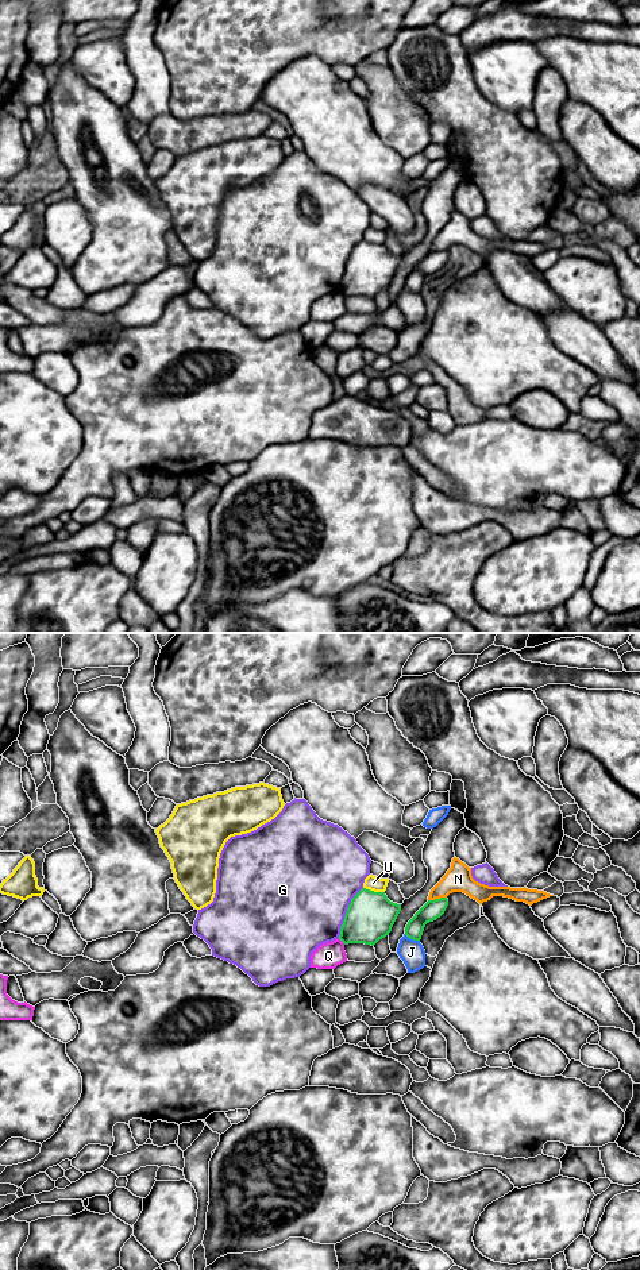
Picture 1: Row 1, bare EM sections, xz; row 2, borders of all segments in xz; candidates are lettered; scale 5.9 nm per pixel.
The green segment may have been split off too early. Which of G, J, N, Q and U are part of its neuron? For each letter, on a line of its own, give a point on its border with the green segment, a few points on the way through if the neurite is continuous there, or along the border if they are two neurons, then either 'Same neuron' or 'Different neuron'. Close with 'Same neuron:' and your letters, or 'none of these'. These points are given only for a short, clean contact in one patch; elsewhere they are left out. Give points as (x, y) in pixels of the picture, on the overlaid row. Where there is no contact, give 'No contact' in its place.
G: Touches green at xz (346, 913). Different neuron
J: Touches green at xz (412, 938). Different neuron
N: Touches green at xz (436, 899). Different neuron
Q: Touches green at xz (342, 941). Boundary: xz (339, 938), (344, 944). Different neuron
U: Touches green at xz (373, 891). Different neuron
Same neuron: none of these

